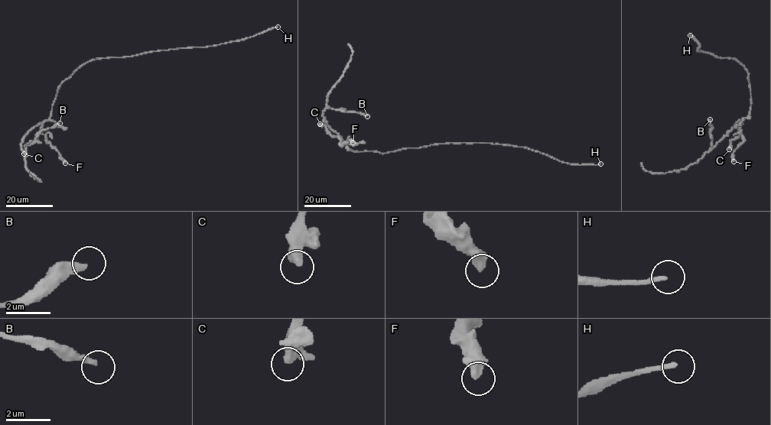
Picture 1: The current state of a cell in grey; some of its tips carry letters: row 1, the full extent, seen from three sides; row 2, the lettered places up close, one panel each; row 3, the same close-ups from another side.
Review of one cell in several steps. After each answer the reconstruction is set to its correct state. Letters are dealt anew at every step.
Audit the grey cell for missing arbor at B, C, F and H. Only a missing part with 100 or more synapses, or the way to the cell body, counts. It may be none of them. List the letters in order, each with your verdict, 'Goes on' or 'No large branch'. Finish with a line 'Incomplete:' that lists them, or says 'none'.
B: No large branch
C: No large branch
F: No large branch
H: Goes on
Incomplete: H

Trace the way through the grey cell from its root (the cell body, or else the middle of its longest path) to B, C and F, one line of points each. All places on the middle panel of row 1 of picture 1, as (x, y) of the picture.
B: (395, 150), (380, 154), (349, 150), (342, 137), (327, 124), (322, 114), (330, 107), (367, 116)
C: (395, 150), (380, 154), (352, 150), (320, 124)
F: (395, 150), (380, 154), (352, 150), (339, 138), (341, 145), (349, 140), (352, 142)

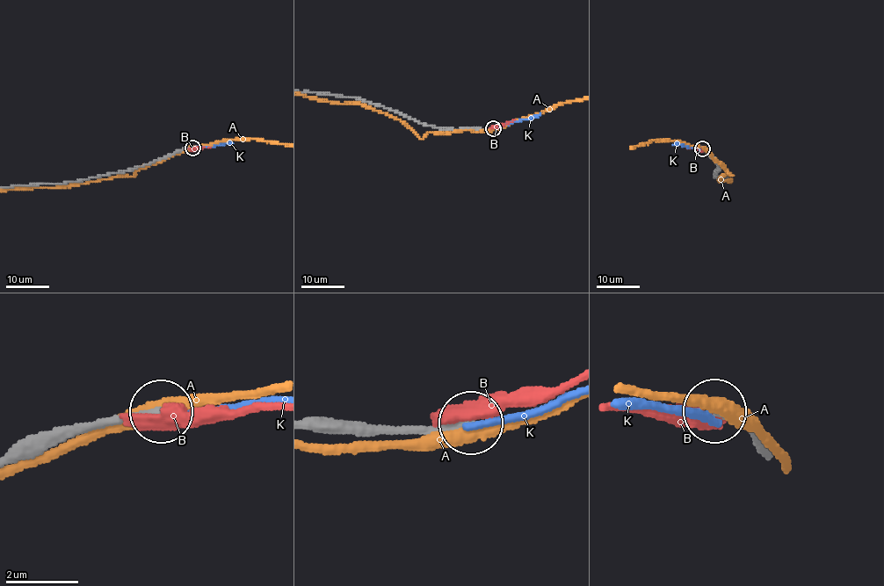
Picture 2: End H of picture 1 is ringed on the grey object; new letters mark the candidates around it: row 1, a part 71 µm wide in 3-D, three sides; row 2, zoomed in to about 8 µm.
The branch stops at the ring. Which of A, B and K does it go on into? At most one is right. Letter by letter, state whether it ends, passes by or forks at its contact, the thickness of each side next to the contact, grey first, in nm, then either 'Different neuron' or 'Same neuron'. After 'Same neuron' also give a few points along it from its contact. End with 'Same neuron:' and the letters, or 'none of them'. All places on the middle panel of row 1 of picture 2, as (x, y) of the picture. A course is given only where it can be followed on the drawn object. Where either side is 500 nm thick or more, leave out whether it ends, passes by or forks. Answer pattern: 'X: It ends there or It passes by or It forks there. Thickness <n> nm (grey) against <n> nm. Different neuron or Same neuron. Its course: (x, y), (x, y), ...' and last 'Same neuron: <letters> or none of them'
A: It passes by. Thickness 240 nm (grey) against 420 nm. Different neuron
B: It ends there. Thickness 240 nm (grey) against 460 nm. Different neuron
K: It ends there. Thickness 200 nm (grey) against 200 nm. Different neuron
Same neuron: none of them

